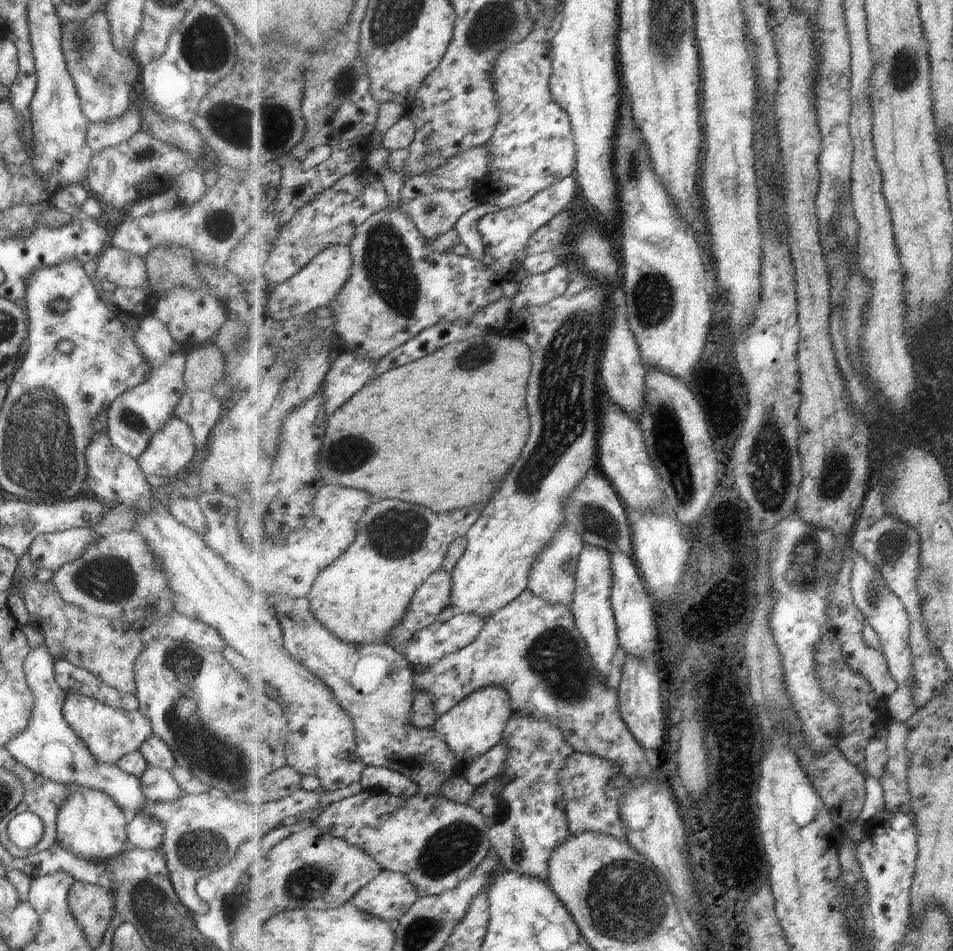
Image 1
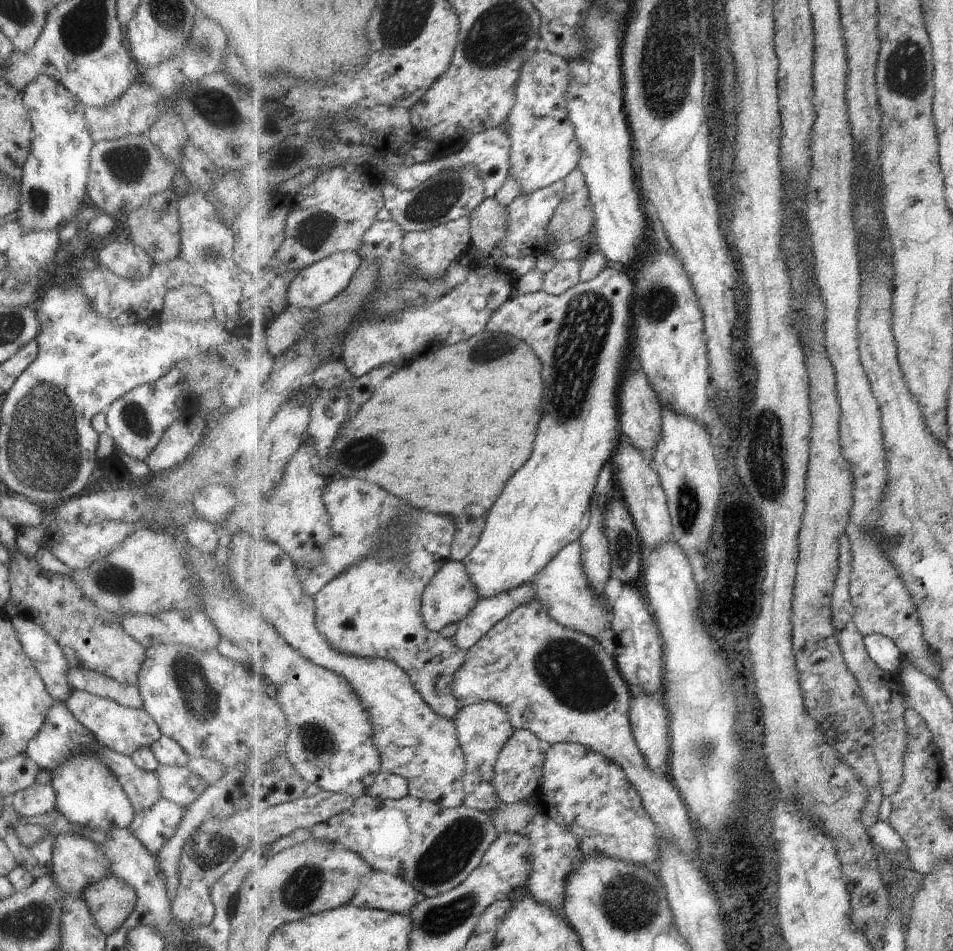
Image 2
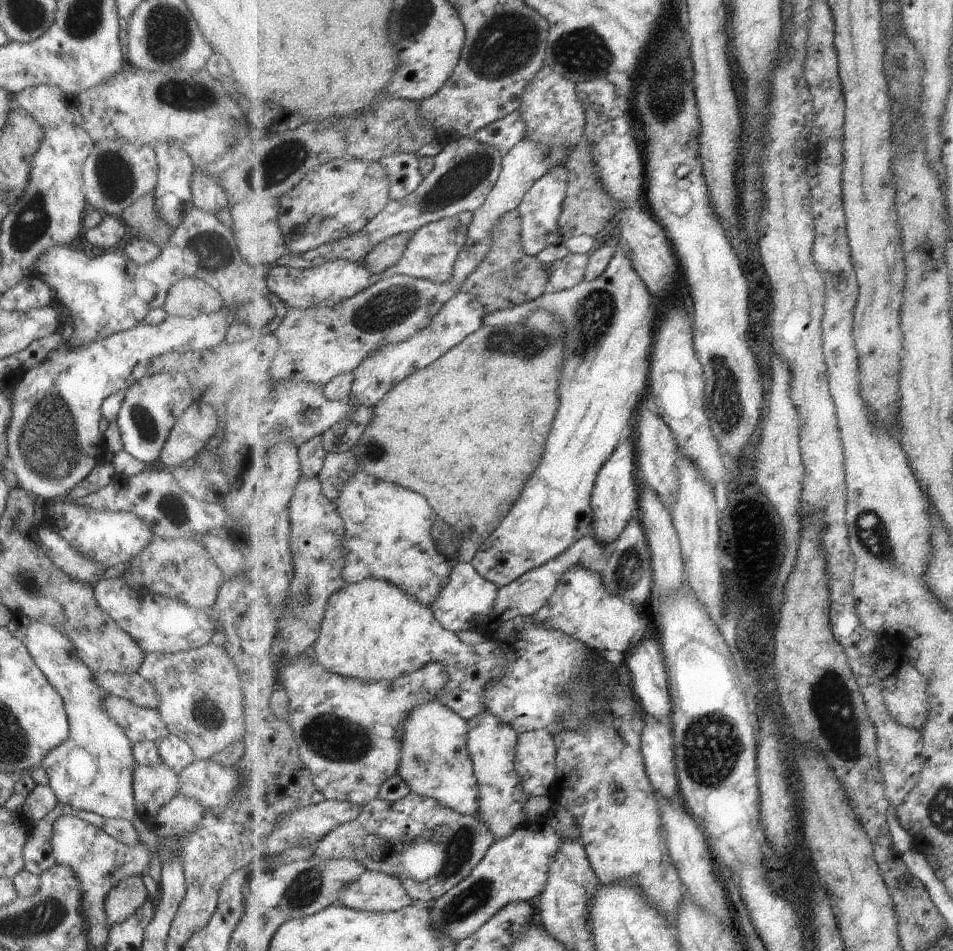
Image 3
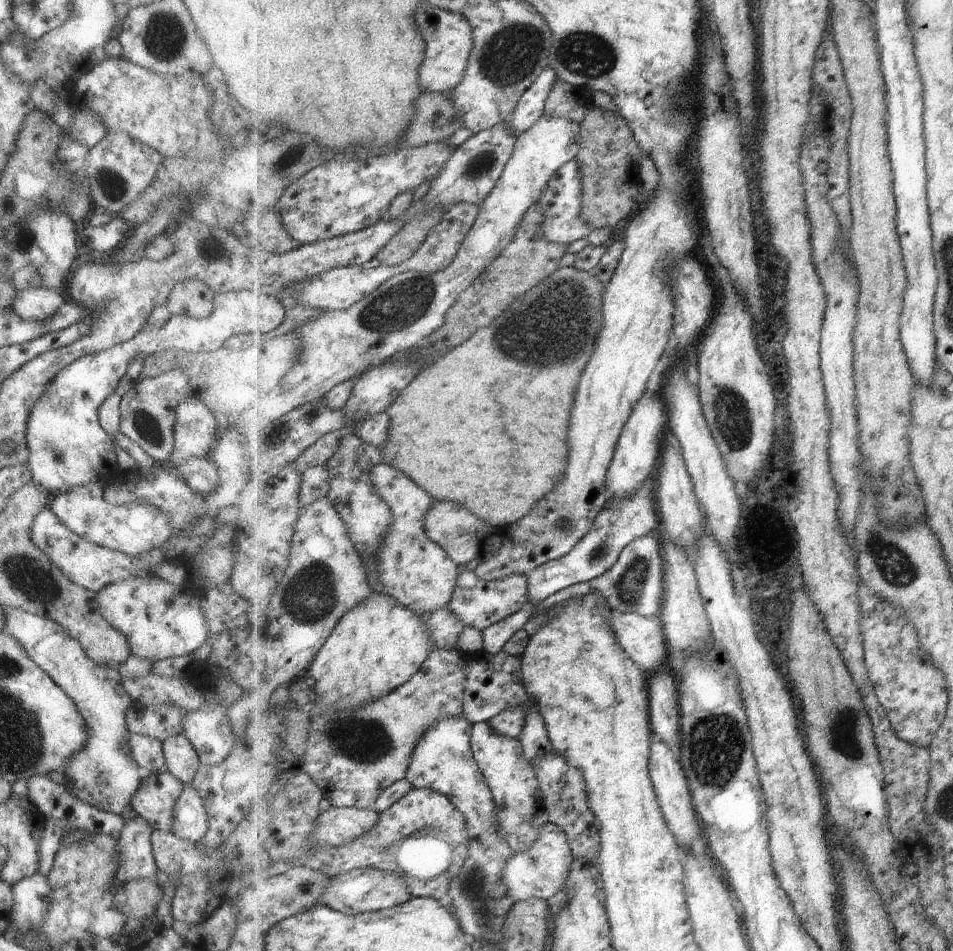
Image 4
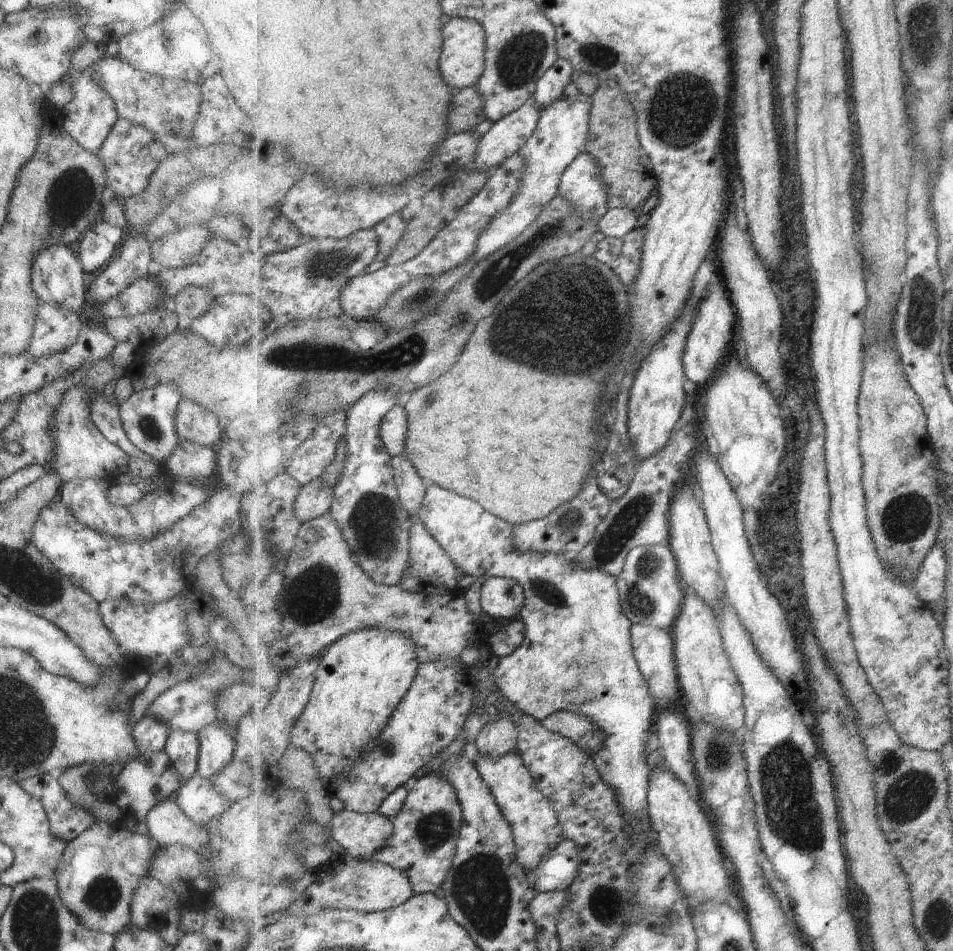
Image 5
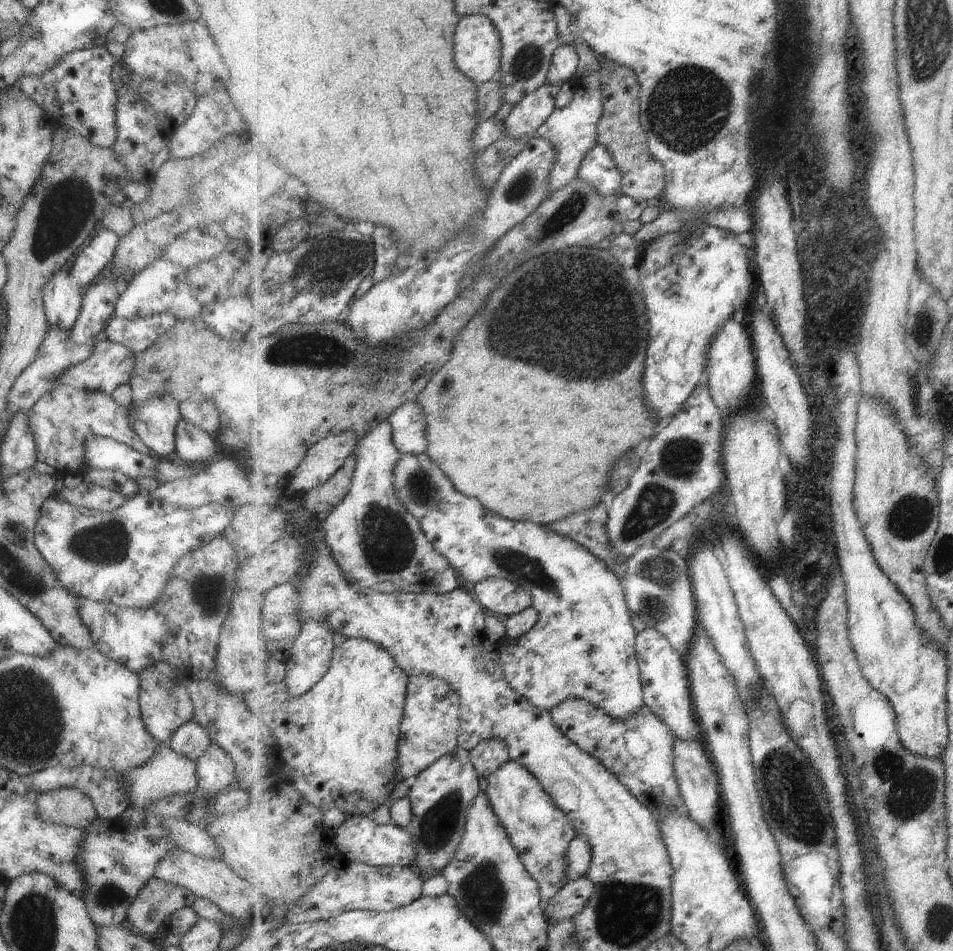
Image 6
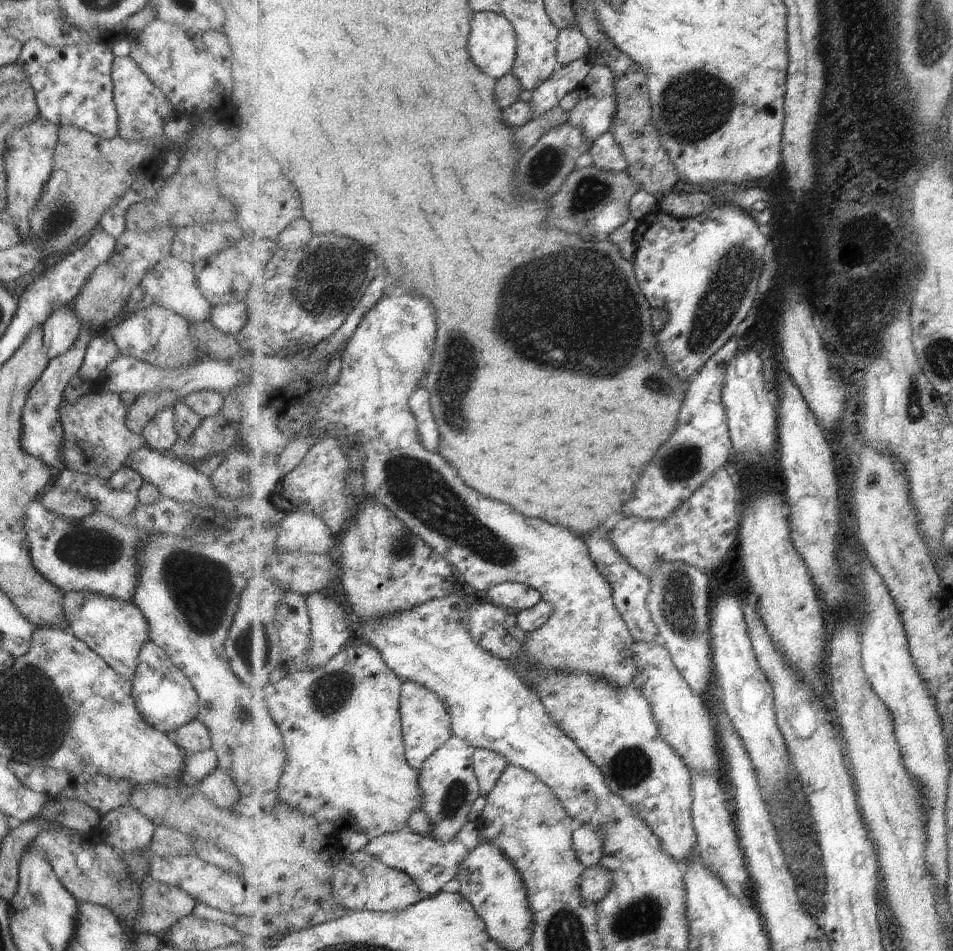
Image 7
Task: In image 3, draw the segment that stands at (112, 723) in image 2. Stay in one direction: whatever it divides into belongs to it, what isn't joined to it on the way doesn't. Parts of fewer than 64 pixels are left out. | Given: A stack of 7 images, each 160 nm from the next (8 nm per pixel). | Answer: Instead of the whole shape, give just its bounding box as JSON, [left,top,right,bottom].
[101,695,168,744]

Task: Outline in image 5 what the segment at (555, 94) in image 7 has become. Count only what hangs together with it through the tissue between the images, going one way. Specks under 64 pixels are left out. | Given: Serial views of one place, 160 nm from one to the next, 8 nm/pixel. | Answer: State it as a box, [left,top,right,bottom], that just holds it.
[472,98,542,172]

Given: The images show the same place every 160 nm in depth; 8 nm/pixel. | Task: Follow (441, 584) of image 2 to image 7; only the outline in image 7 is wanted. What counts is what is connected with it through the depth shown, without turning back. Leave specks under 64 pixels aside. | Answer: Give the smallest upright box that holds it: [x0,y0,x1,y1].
[486,583,544,613]

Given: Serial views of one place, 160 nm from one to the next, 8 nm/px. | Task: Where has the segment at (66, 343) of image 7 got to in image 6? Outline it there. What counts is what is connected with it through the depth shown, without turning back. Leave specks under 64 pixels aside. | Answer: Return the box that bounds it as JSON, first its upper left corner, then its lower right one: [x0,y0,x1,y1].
[42,270,82,331]

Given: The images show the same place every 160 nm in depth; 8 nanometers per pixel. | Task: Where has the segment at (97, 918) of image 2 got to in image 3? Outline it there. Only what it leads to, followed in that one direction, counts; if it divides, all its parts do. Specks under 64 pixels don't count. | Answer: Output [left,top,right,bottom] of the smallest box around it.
[104,876,148,925]

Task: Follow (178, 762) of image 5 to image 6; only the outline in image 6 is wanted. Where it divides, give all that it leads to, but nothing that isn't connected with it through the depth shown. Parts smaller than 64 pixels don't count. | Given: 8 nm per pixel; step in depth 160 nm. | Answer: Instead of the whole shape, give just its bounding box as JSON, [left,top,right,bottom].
[169,720,211,759]

